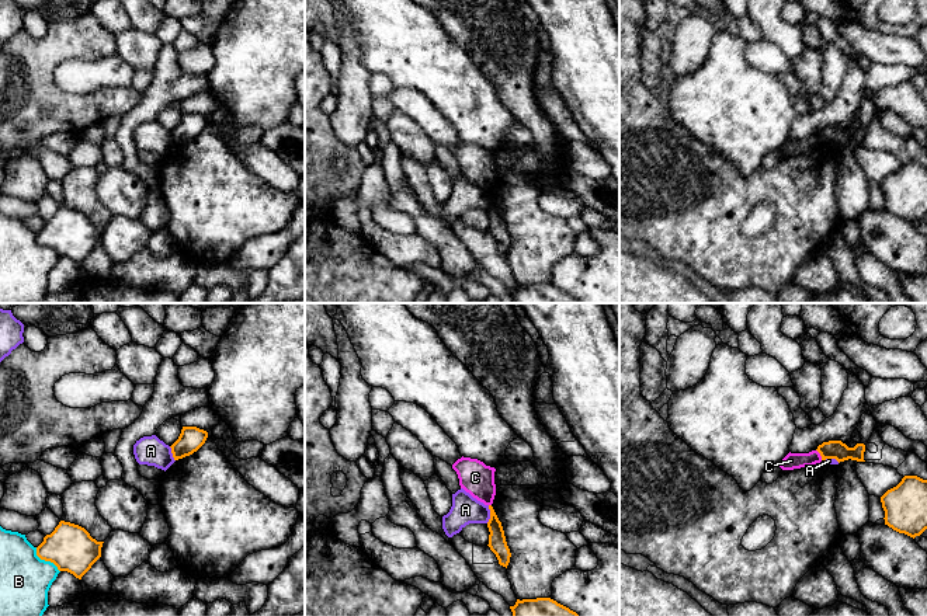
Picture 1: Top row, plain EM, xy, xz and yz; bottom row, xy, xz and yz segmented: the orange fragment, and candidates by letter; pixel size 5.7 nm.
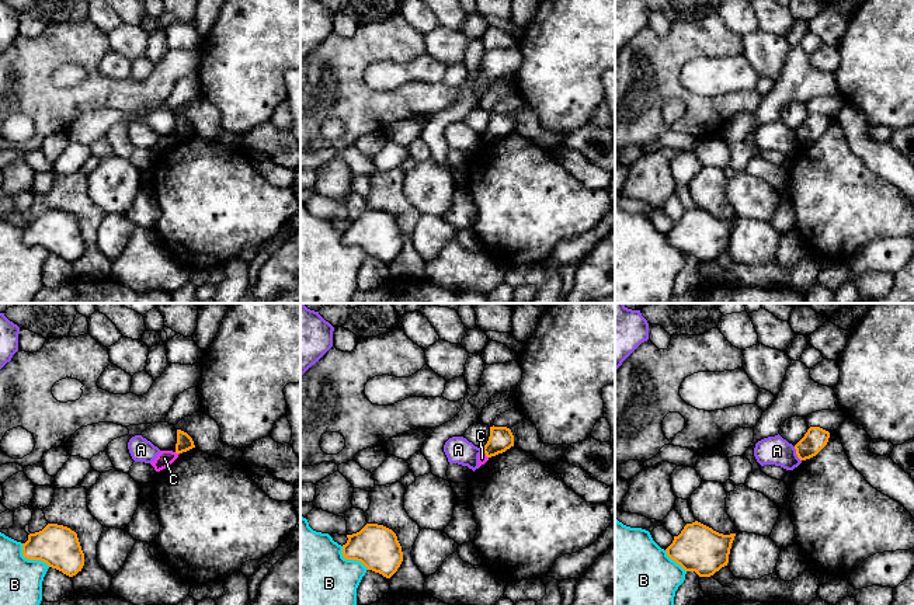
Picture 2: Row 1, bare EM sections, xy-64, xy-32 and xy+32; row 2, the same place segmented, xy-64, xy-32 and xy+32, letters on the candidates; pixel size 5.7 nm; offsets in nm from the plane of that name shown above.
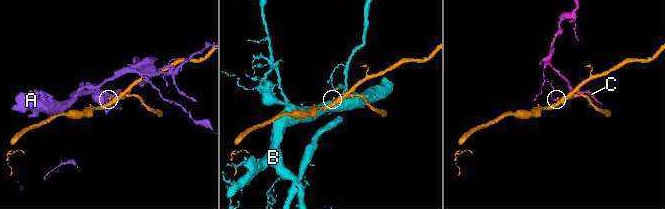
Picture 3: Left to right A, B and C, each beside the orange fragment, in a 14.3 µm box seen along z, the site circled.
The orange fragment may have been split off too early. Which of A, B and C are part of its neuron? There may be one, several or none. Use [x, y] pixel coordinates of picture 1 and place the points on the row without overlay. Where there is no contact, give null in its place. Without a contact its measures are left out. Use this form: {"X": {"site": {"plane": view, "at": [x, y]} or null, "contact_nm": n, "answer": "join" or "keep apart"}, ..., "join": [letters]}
{"A": {"site": {"plane": "xz", "at": [490, 199]}, "contact_nm": 110, "answer": "keep apart"}, "B": {"site": {"plane": "xy", "at": [45, 246]}, "contact_nm": 200, "answer": "keep apart"}, "C": {"site": {"plane": "yz", "at": [820, 141]}, "contact_nm": 70, "answer": "keep apart"}, "join": []}

